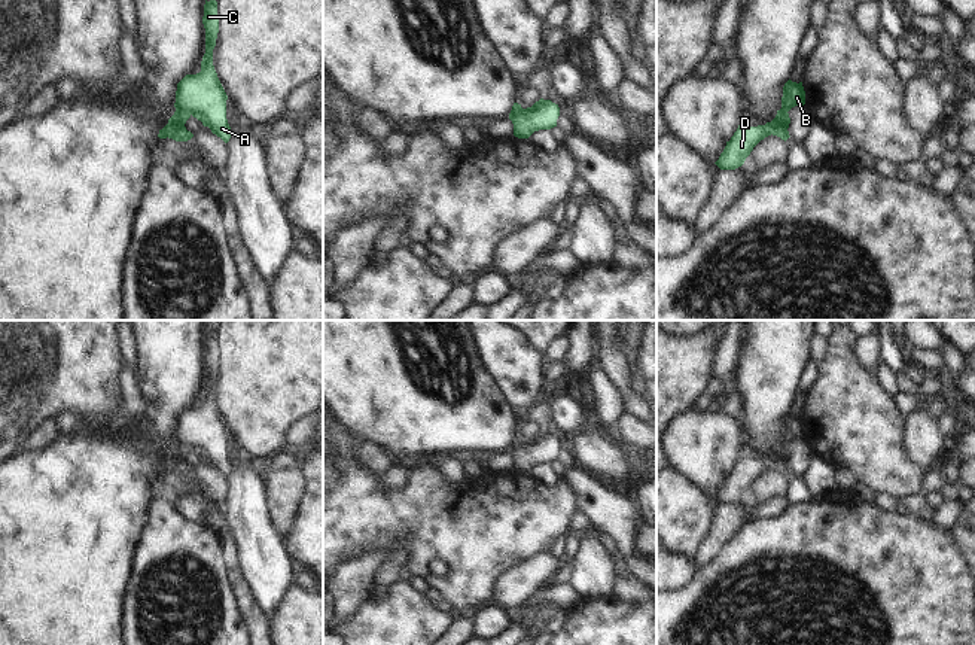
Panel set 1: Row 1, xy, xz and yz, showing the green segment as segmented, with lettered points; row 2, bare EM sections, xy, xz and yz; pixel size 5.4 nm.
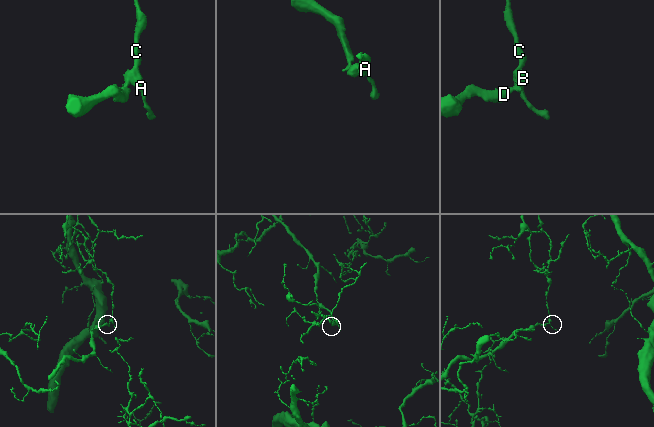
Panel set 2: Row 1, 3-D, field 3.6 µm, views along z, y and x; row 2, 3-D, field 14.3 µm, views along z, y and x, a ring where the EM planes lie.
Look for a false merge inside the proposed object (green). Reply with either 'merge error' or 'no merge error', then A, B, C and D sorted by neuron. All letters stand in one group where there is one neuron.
merge error; groups A B C / D

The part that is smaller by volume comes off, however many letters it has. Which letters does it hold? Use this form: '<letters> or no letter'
D

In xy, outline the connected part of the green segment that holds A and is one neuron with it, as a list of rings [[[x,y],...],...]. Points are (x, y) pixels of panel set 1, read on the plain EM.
[[[205,334],[202,358],[205,362],[205,387],[201,405],[186,408],[176,425],[176,444],[185,444],[208,460],[225,477],[231,472],[231,460],[226,453],[228,429],[213,399],[213,383],[219,366],[217,335]]]

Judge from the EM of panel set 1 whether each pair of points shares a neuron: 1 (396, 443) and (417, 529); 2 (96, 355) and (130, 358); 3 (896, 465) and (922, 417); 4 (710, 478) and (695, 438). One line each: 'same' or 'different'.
1: different
2: different
3: different
4: same

